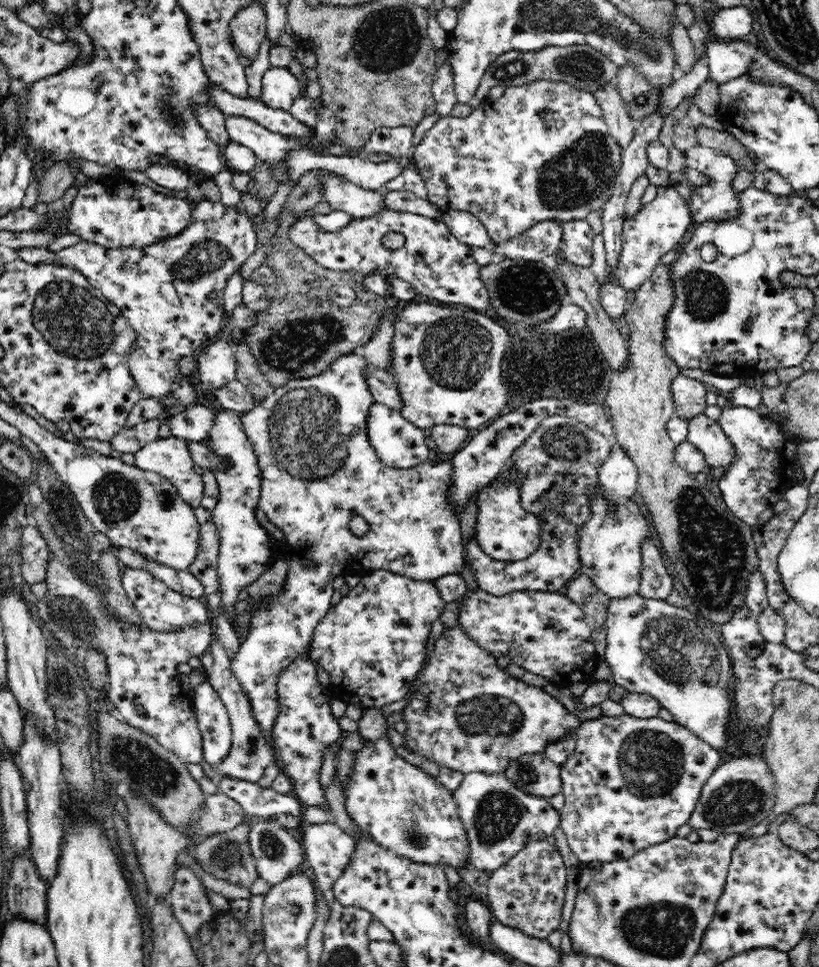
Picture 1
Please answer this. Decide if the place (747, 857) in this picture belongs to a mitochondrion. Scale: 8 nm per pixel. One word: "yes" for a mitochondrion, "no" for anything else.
no

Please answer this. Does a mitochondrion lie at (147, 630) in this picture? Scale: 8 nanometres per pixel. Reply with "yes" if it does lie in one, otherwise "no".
no

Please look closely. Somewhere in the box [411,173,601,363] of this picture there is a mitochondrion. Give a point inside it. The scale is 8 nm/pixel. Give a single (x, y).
(526, 289)

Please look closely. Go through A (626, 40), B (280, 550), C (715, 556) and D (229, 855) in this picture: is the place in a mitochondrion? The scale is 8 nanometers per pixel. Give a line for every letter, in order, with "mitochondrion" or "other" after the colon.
A: mitochondrion
B: other
C: mitochondrion
D: mitochondrion

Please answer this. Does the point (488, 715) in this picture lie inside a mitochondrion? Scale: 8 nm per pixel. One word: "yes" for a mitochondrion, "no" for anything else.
yes

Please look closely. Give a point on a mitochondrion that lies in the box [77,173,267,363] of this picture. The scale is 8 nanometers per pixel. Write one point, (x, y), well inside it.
(202, 259)

